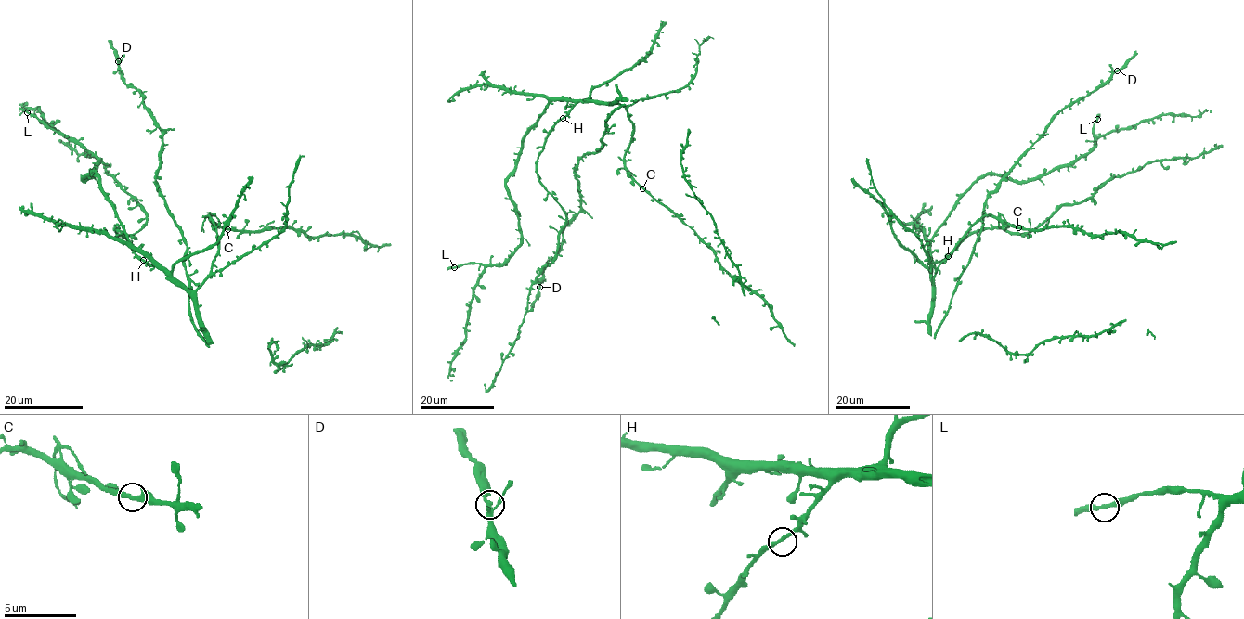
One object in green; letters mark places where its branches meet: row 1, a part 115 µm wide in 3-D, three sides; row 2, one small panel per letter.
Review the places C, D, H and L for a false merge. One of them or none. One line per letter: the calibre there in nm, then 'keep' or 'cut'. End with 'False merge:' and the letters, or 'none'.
C: 280 nm thick; keep
D: 280 nm thick; keep
H: 280 nm thick; keep
L: 300 nm thick; keep
False merge: none

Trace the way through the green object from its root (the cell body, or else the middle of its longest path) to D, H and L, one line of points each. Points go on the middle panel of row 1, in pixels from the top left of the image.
D: (612, 104), (624, 101), (605, 120), (603, 145), (578, 160), (580, 210), (539, 287)
H: (612, 104), (577, 102), (563, 118)
L: (612, 104), (552, 100), (546, 107), (524, 136), (516, 168), (506, 182), (520, 244), (501, 264), (454, 267)

